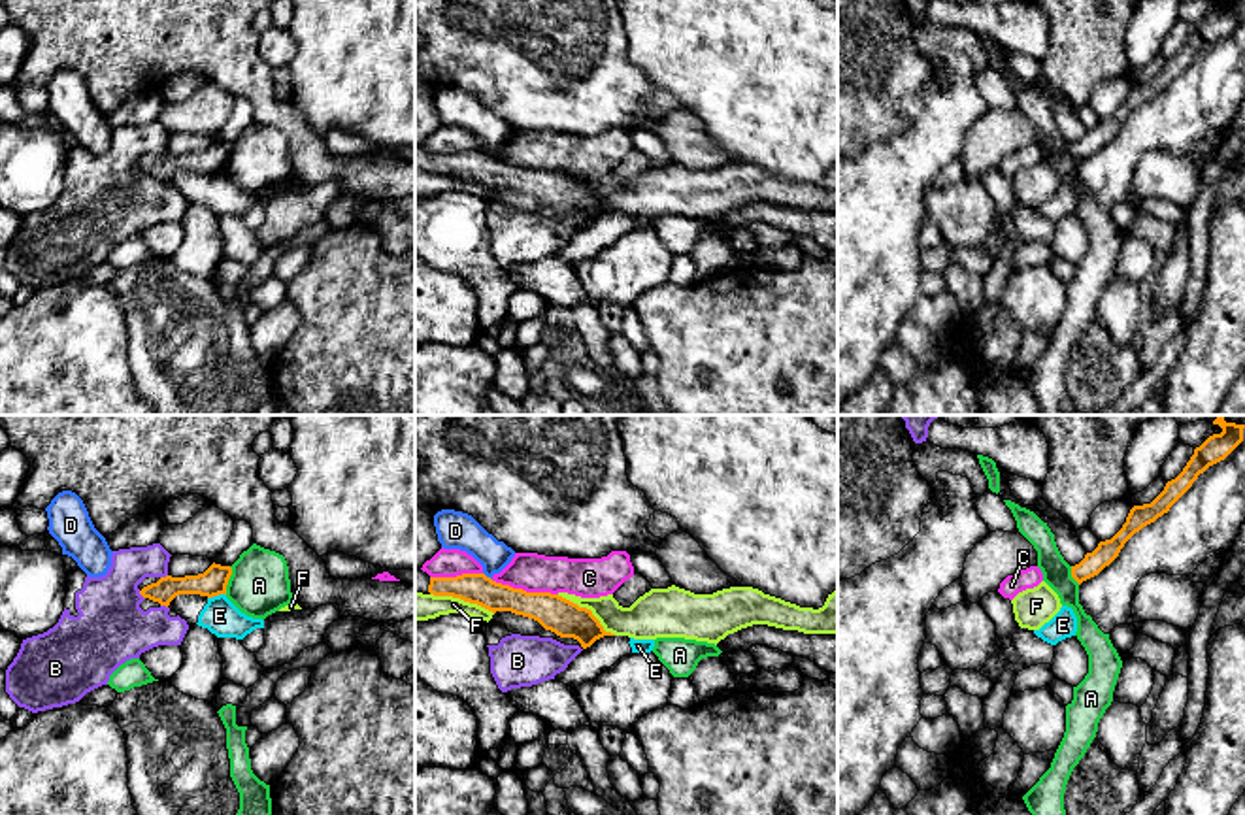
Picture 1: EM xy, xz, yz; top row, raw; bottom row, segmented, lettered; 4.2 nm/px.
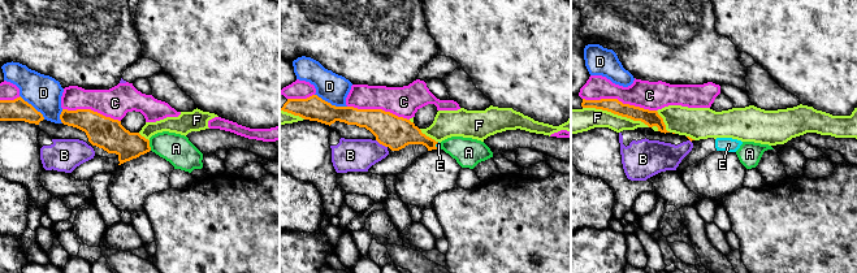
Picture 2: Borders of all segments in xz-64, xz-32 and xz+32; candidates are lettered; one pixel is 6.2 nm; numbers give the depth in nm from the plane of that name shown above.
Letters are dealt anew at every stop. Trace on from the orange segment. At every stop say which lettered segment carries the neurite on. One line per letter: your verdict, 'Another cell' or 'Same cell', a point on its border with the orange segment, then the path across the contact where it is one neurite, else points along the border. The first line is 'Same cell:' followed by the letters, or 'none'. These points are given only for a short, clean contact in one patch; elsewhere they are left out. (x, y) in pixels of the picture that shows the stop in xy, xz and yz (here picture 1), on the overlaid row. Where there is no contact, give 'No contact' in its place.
Same cell: none
A: Another cell. Touches orange at xy (229, 578)
B: Another cell. Touches orange at xy (140, 593). Boundary: xy (138, 591), (144, 598)
C: Another cell. Touches orange at xz (525, 591)
D: Another cell. Touches orange at xz (485, 576). Boundary: xz (483, 572), (491, 580)
E: Another cell. Touches orange at xy (215, 595). Boundary: xy (225, 593), (208, 598)
F: Another cell. Touches orange at xz (463, 598)

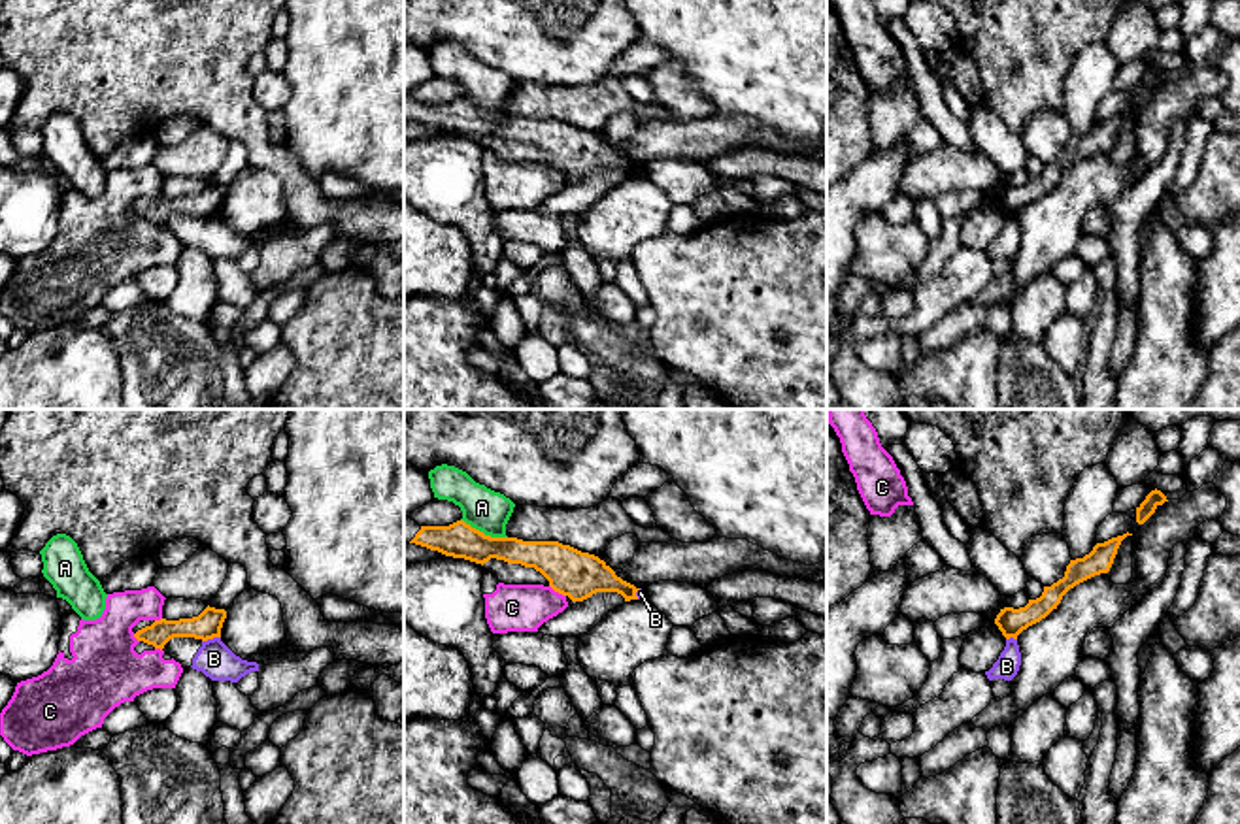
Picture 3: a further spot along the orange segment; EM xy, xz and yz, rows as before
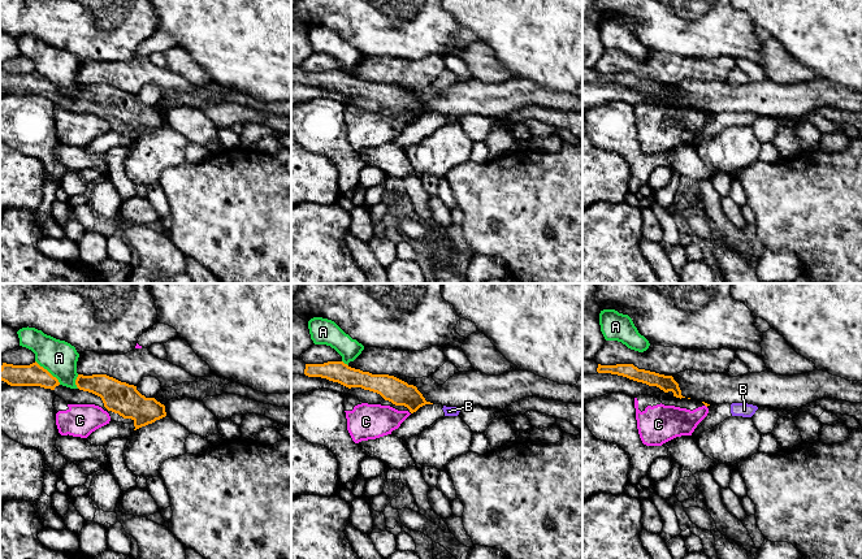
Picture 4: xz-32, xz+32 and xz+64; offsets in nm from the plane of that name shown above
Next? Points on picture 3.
Same cell: none
A: Another cell. Touches orange at xz (482, 532). Boundary: xz (461, 519), (485, 534), (506, 538)
B: Another cell. Touches orange at xy (210, 638). Boundary: xy (219, 636), (202, 642)
C: Another cell. Touches orange at xz (557, 591). Boundary: xz (550, 585), (565, 596)

